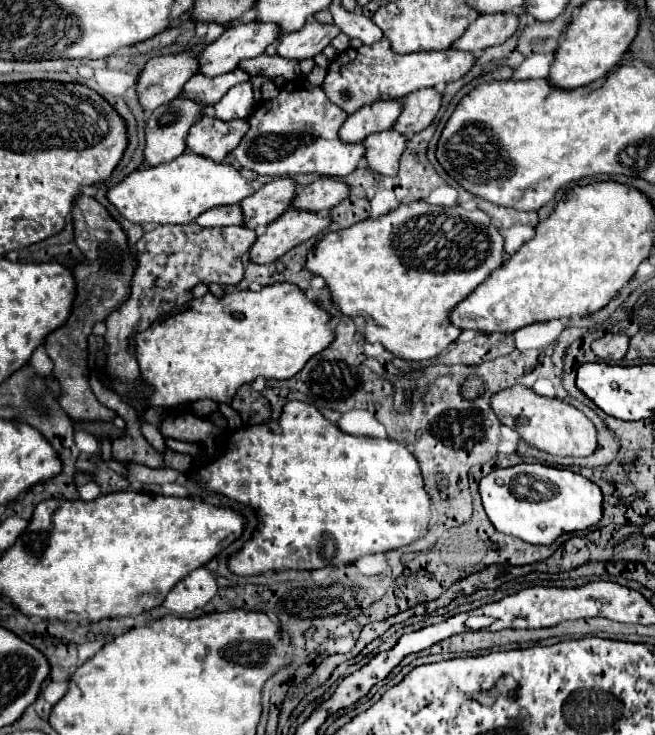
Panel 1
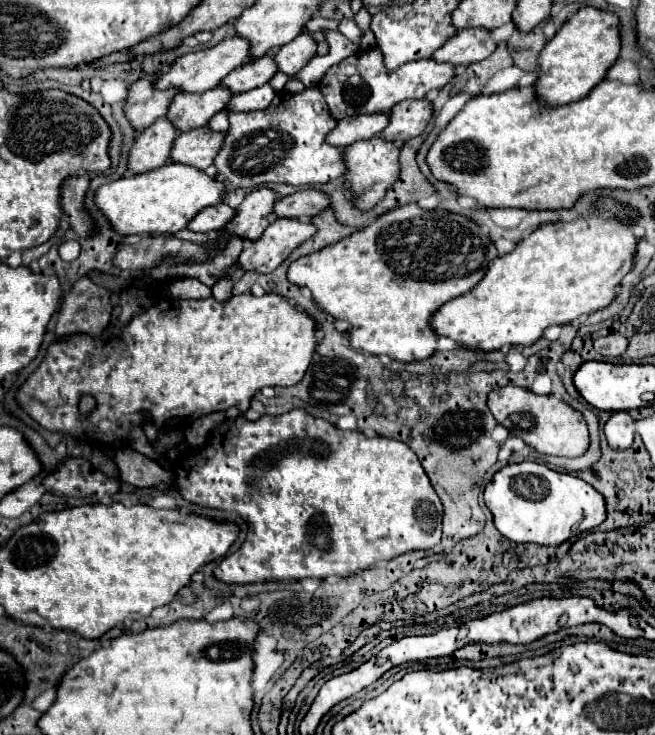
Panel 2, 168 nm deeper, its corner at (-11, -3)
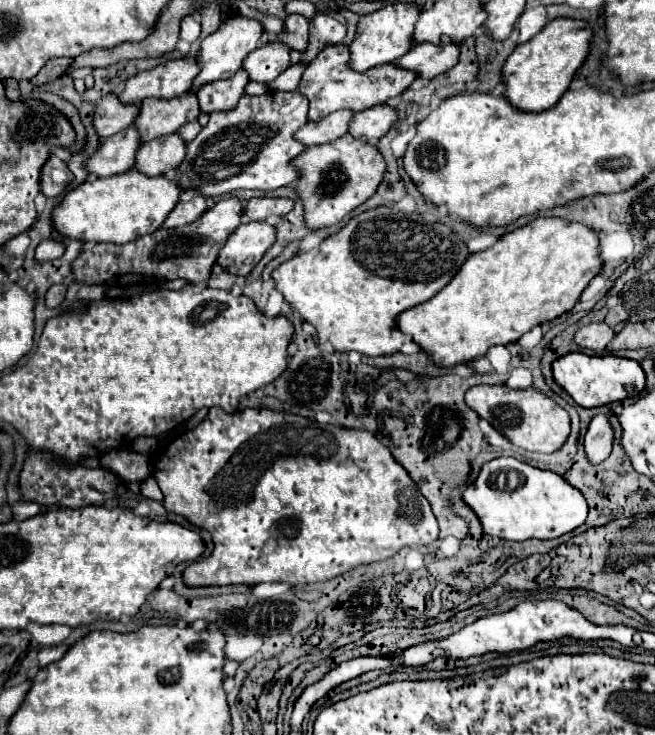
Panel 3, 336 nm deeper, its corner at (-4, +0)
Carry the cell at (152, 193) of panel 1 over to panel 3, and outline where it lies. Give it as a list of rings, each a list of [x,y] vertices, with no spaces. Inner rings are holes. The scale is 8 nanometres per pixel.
[[[123,172],[111,178],[87,178],[83,184],[65,194],[65,198],[53,208],[53,228],[73,240],[81,242],[111,242],[127,244],[143,234],[155,232],[165,216],[175,208],[181,190],[175,182],[157,176],[141,176],[139,172]]]

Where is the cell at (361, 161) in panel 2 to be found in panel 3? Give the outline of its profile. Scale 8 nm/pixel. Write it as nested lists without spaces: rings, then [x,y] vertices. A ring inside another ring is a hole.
[[[349,134],[323,146],[305,148],[297,158],[291,160],[291,166],[299,172],[295,192],[303,202],[305,226],[311,230],[337,224],[351,210],[361,206],[375,194],[385,172],[385,160],[381,152]]]

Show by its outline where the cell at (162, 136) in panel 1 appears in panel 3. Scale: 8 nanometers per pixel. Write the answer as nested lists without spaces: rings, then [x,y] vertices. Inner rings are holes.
[[[133,126],[117,132],[115,136],[109,136],[101,140],[95,154],[91,154],[85,162],[85,170],[95,176],[113,176],[121,174],[131,168],[133,164],[133,152],[137,152],[141,140],[137,140],[137,132],[133,132]]]

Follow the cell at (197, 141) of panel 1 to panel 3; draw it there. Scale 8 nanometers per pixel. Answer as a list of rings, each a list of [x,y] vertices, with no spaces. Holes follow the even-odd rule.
[[[169,134],[161,136],[161,140],[141,144],[135,154],[133,170],[145,176],[161,176],[177,168],[181,158],[185,158],[185,142],[177,134]]]

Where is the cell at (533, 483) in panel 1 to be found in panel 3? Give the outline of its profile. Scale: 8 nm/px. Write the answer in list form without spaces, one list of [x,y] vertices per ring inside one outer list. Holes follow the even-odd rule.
[[[495,458],[485,462],[475,482],[463,492],[463,502],[477,514],[485,534],[513,542],[559,538],[579,528],[589,510],[583,494],[559,474],[529,466],[515,458]]]

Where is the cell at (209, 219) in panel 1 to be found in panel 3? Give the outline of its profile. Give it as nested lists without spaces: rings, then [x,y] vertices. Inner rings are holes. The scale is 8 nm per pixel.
[[[195,196],[189,202],[177,202],[173,212],[169,212],[165,222],[161,224],[161,228],[177,228],[177,226],[191,224],[201,212],[205,212],[205,206],[207,204],[203,196]]]

